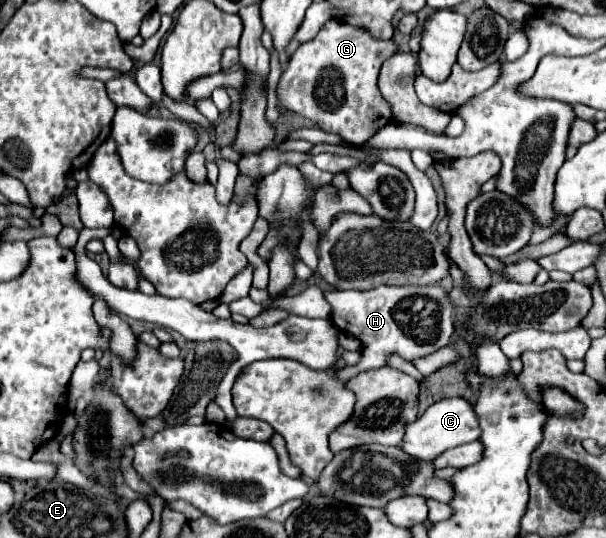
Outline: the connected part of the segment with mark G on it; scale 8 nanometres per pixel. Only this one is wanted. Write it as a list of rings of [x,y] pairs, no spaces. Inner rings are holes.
[[[330,21],[322,27],[322,31],[312,41],[302,43],[292,55],[278,83],[278,105],[288,107],[290,111],[312,119],[324,131],[336,133],[344,137],[348,143],[354,143],[354,145],[364,143],[372,135],[376,135],[378,129],[382,129],[384,125],[392,121],[392,107],[378,89],[378,75],[380,75],[382,63],[390,59],[396,51],[398,51],[398,45],[392,39],[382,41],[372,37],[370,31],[364,27],[350,27],[348,23]]]

